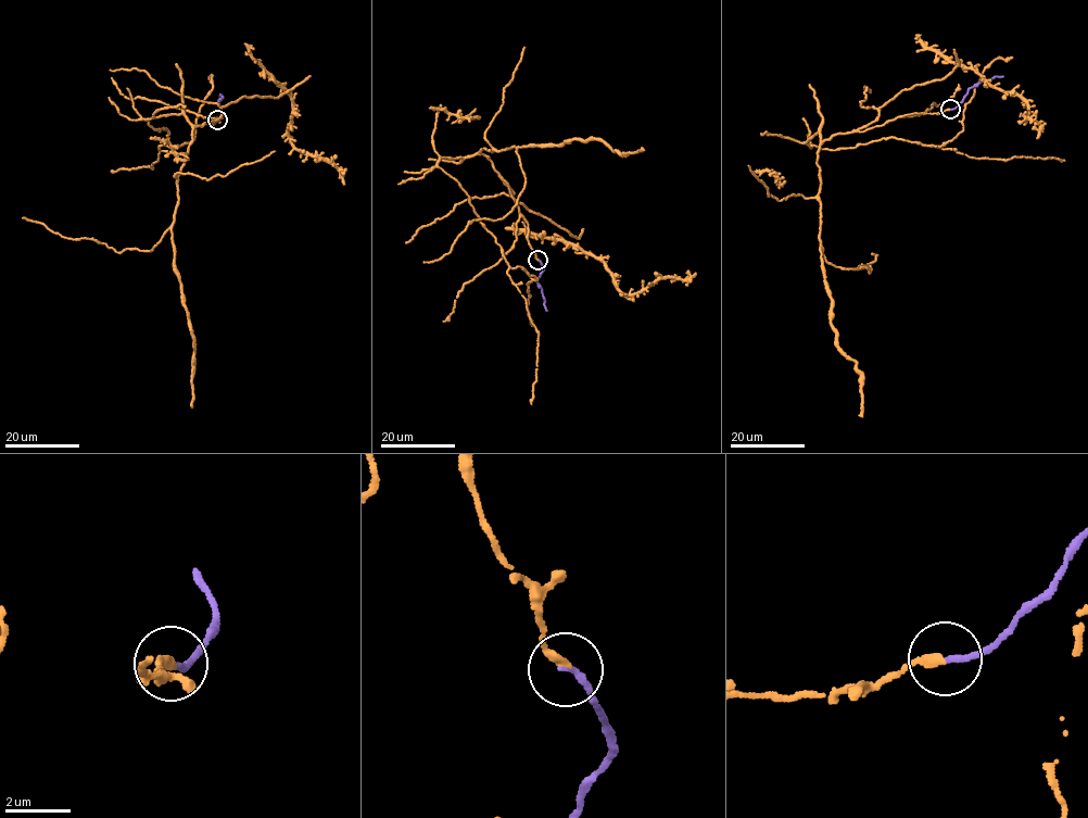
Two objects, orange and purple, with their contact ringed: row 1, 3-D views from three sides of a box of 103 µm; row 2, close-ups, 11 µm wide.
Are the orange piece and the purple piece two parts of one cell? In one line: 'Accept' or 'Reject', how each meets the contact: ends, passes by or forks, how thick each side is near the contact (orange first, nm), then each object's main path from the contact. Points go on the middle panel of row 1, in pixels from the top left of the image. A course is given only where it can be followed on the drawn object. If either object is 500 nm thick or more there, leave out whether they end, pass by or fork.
Accept. At the ring orange ends. At the ring purple ends. Thickness 280 nm (orange) against 190 nm. Course of orange: (538, 260), (528, 223), (486, 155), (443, 156), (438, 165), (468, 196), (526, 301), (538, 336), (531, 404). Course of purple: (538, 261), (543, 269), (536, 280), (546, 311)

